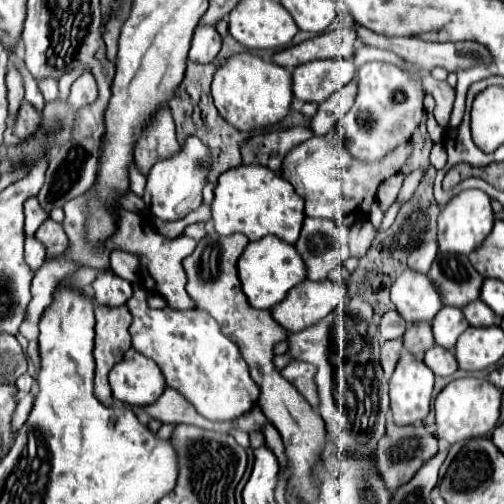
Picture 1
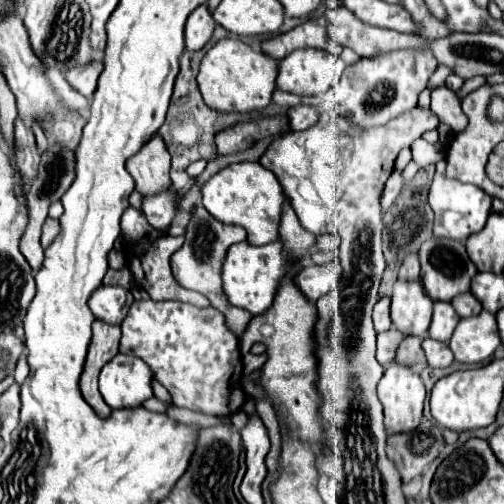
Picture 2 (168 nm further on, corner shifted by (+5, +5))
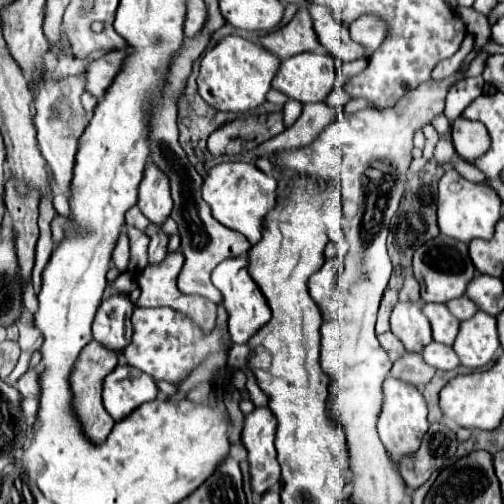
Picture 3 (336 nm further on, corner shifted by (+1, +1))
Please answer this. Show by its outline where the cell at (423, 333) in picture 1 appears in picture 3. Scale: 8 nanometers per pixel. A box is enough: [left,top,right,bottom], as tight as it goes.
[390,352,436,388]

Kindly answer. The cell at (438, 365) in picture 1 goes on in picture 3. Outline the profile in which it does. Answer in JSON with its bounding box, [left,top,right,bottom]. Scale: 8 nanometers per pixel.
[422,342,458,370]

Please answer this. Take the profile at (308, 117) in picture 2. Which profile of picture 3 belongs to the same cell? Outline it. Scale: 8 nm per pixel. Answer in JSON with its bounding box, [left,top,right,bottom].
[284,100,302,126]

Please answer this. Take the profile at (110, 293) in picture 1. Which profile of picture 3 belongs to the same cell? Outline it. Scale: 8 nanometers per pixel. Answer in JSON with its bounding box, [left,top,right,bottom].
[92,294,134,350]

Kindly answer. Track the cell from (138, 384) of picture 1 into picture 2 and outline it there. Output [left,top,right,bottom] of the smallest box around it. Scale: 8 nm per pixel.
[98,354,152,408]

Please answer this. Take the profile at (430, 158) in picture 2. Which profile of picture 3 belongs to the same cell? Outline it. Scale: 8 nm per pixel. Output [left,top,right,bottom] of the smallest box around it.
[450,160,484,182]

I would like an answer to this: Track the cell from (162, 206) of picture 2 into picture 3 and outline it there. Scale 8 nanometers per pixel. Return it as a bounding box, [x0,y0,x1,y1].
[146,224,168,264]

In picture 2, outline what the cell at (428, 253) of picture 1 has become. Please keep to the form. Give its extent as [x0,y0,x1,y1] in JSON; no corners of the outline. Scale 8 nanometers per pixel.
[398,254,420,280]

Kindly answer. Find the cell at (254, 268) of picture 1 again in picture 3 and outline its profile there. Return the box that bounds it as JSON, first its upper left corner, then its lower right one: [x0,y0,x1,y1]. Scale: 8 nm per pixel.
[212,256,270,344]

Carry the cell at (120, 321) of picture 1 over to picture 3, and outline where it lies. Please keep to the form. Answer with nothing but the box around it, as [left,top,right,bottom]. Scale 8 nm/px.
[70,340,118,444]

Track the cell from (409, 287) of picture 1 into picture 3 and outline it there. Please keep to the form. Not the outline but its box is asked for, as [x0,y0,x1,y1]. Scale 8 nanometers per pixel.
[392,302,432,352]

